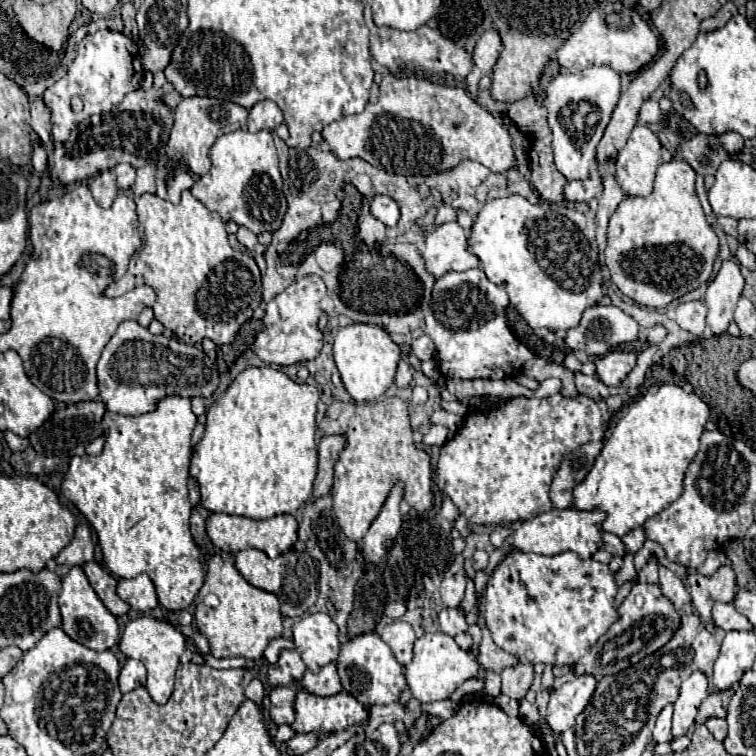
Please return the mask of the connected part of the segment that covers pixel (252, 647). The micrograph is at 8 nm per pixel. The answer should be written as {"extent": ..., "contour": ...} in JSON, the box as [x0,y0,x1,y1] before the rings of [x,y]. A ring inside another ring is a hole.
{"extent":[195,555,281,661],"contour":[[[221,555],[209,559],[205,585],[195,599],[195,623],[197,629],[207,637],[213,657],[245,657],[253,661],[261,659],[269,641],[281,637],[281,621],[279,599],[273,593],[249,585],[235,565],[231,561],[223,561]],[[205,597],[211,597],[212,609],[205,607]]]}

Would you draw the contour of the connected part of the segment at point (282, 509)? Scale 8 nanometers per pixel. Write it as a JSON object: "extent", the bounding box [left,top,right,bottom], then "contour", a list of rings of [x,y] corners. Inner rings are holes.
{"extent":[191,367,319,519],"contour":[[[249,367],[233,381],[225,395],[207,411],[203,439],[191,457],[191,475],[201,487],[201,505],[213,513],[241,515],[249,519],[271,519],[281,513],[299,511],[313,491],[313,469],[317,475],[315,413],[319,391],[313,385],[295,383],[271,367]]]}

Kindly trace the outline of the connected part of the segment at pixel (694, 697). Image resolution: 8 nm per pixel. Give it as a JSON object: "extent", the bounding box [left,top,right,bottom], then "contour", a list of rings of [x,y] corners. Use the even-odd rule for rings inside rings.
{"extent":[673,671,709,735],"contour":[[[693,671],[681,685],[681,695],[675,703],[673,713],[673,735],[685,735],[693,725],[699,705],[709,695],[709,679],[701,671]]]}

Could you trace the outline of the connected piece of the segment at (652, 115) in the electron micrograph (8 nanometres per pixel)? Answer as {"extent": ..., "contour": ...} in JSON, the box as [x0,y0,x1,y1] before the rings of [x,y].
{"extent":[639,99,661,125],"contour":[[[647,99],[641,107],[641,113],[639,113],[639,121],[641,123],[647,123],[647,125],[653,125],[661,119],[661,109],[659,109],[659,103],[653,101],[653,99]]]}

